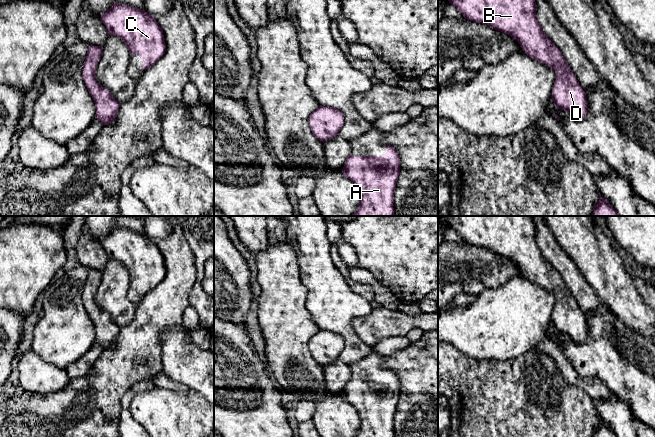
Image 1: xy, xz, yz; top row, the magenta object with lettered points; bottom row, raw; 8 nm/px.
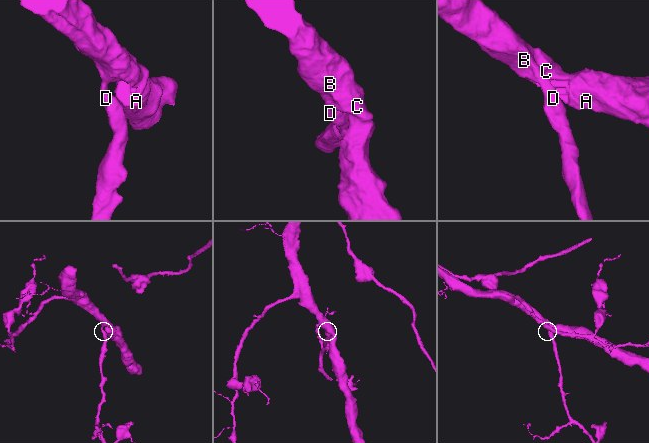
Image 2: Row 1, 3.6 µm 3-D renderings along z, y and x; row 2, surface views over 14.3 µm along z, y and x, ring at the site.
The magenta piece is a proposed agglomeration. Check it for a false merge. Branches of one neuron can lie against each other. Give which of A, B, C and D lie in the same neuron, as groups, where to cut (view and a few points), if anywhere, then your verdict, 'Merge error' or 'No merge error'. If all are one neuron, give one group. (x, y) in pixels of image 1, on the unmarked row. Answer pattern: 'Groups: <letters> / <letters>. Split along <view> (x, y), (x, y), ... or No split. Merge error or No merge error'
Groups: A B C D. No split. No merge error

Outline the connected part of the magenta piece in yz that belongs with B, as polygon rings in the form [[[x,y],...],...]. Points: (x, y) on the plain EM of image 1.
[[[438,216],[454,229],[467,244],[488,249],[516,264],[529,281],[546,288],[556,296],[552,323],[557,333],[567,335],[575,343],[587,338],[586,316],[564,283],[547,261],[536,241],[536,226],[532,216]]]

